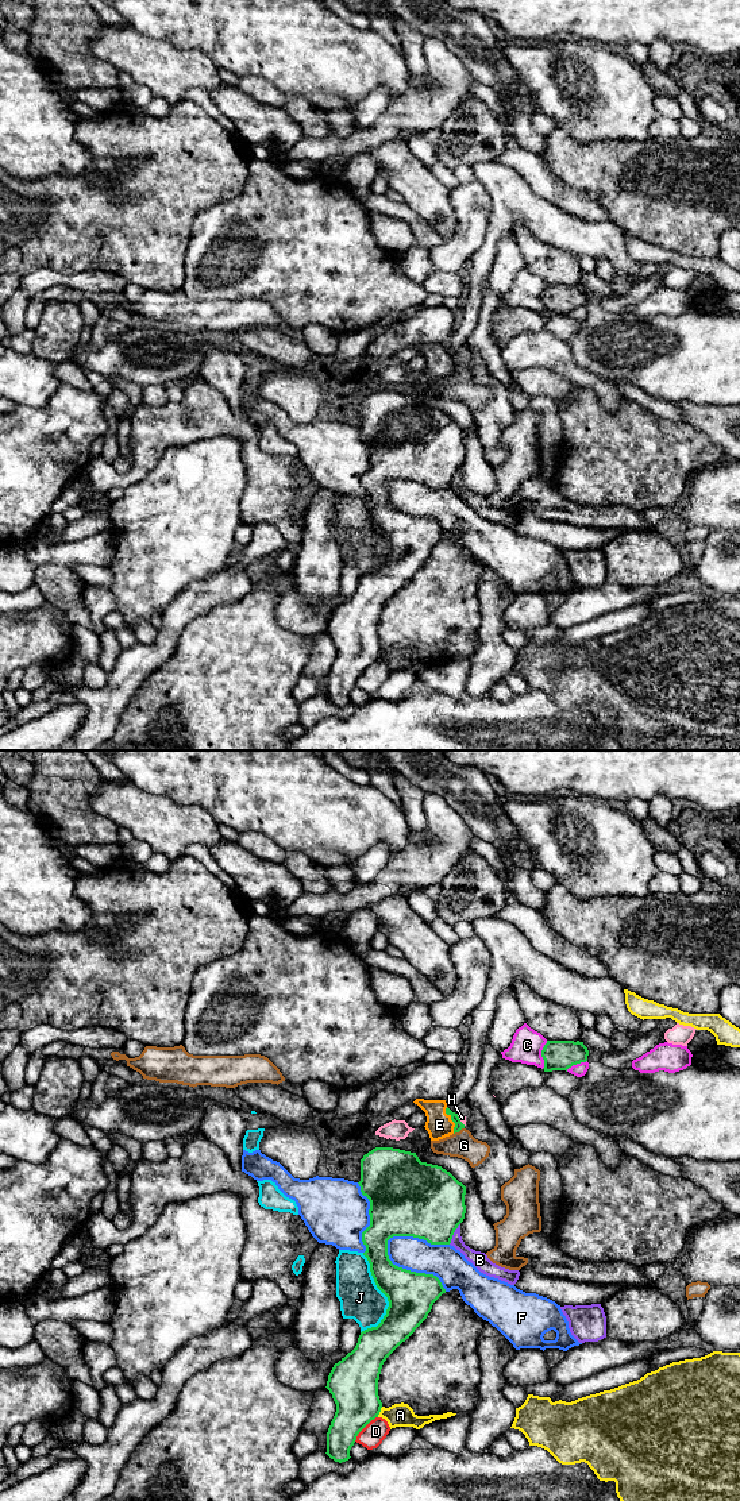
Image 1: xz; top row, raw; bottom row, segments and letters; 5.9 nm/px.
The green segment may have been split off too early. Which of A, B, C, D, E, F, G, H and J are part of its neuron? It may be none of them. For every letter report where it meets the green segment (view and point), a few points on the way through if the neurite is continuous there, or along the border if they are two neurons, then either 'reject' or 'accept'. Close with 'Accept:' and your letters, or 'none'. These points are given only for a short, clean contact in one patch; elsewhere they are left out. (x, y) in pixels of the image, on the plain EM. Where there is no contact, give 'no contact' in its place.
A: xz (380, 655) | reject
B: xz (453, 478) | reject
C: xz (542, 298) | reject
D: xz (363, 671) | along xz (377, 660), (354, 685) | reject
E: xz (451, 363) | across xz (454, 361), (451, 363), (439, 369) | accept
F: xz (409, 514) | reject
G: xz (458, 375) | along xz (463, 371), (454, 378) | reject
H: xz (459, 363) | reject
J: xz (386, 540) | reject
Accept: E

